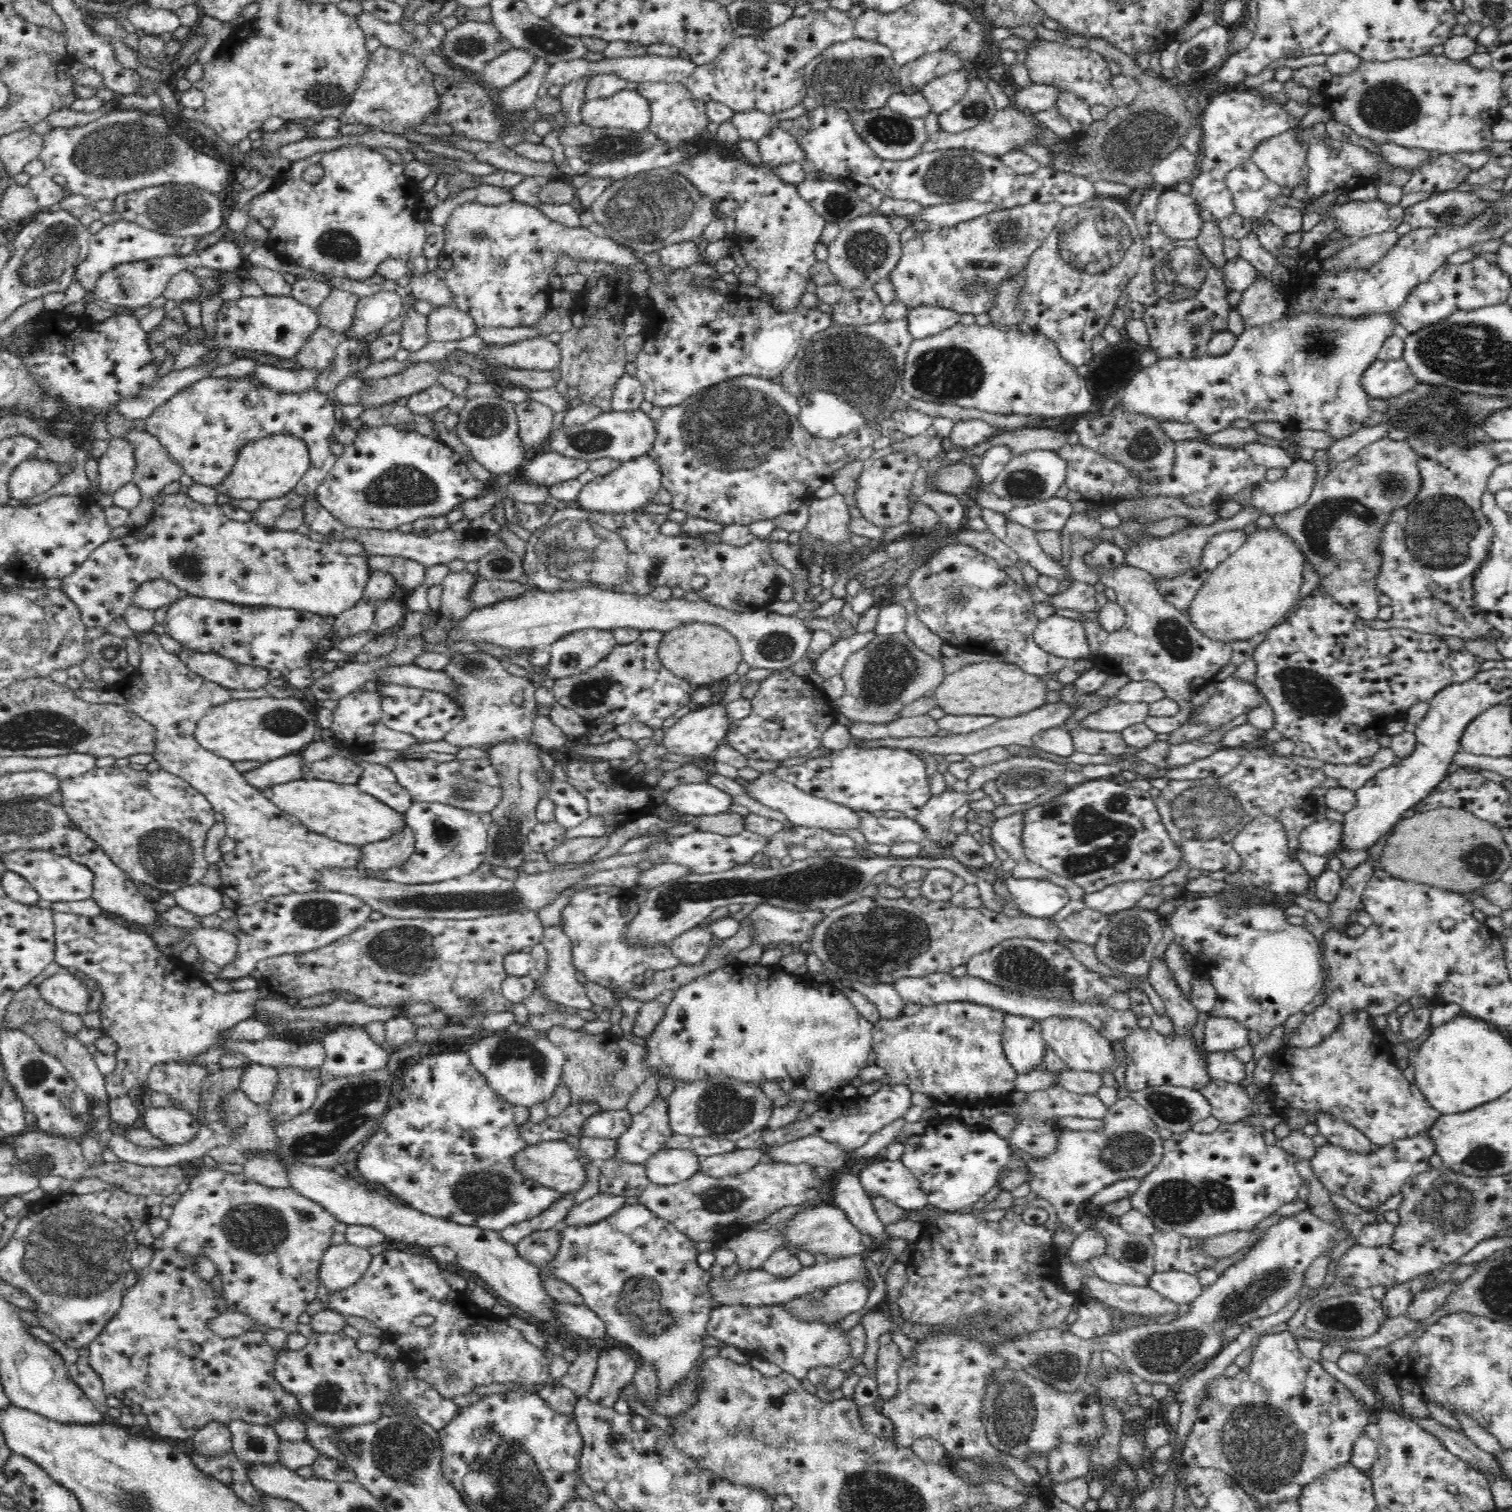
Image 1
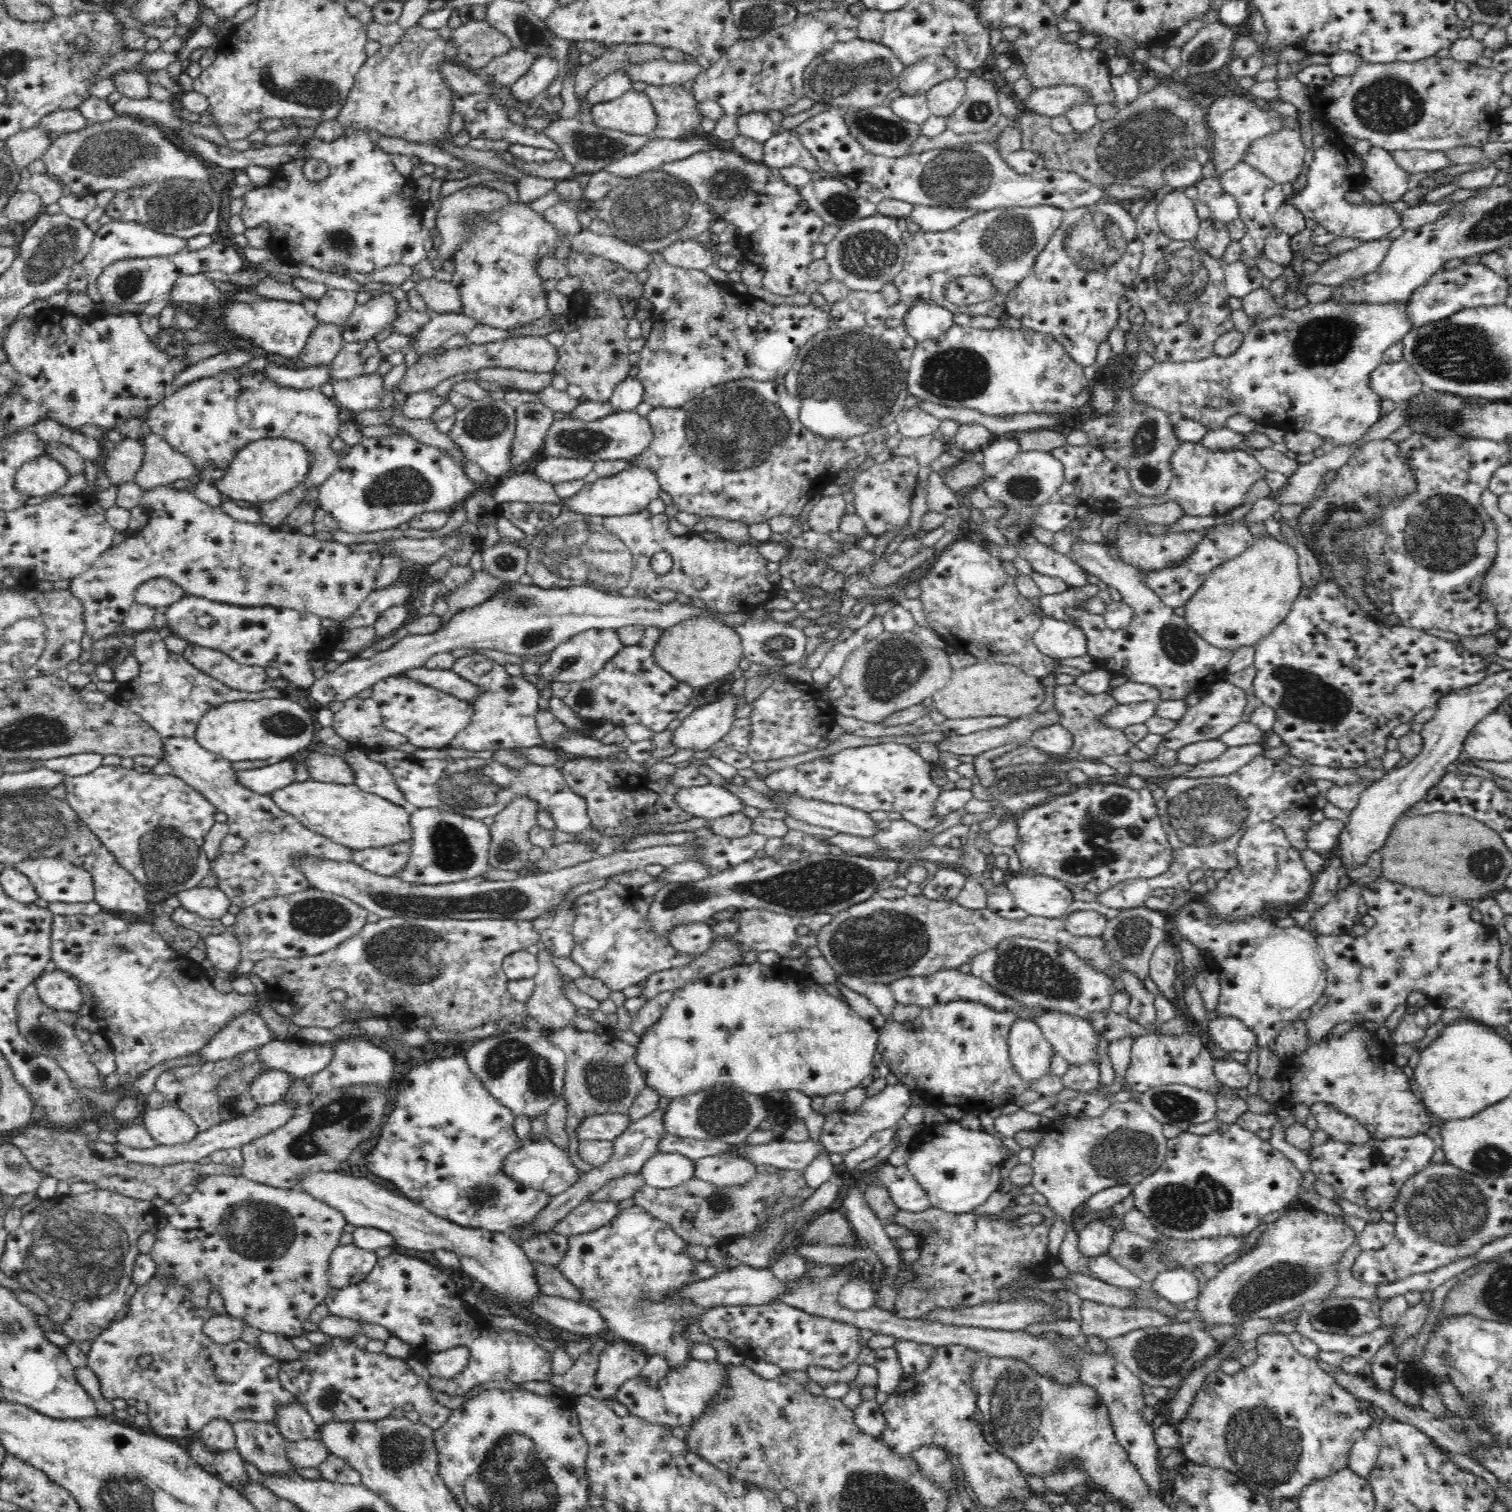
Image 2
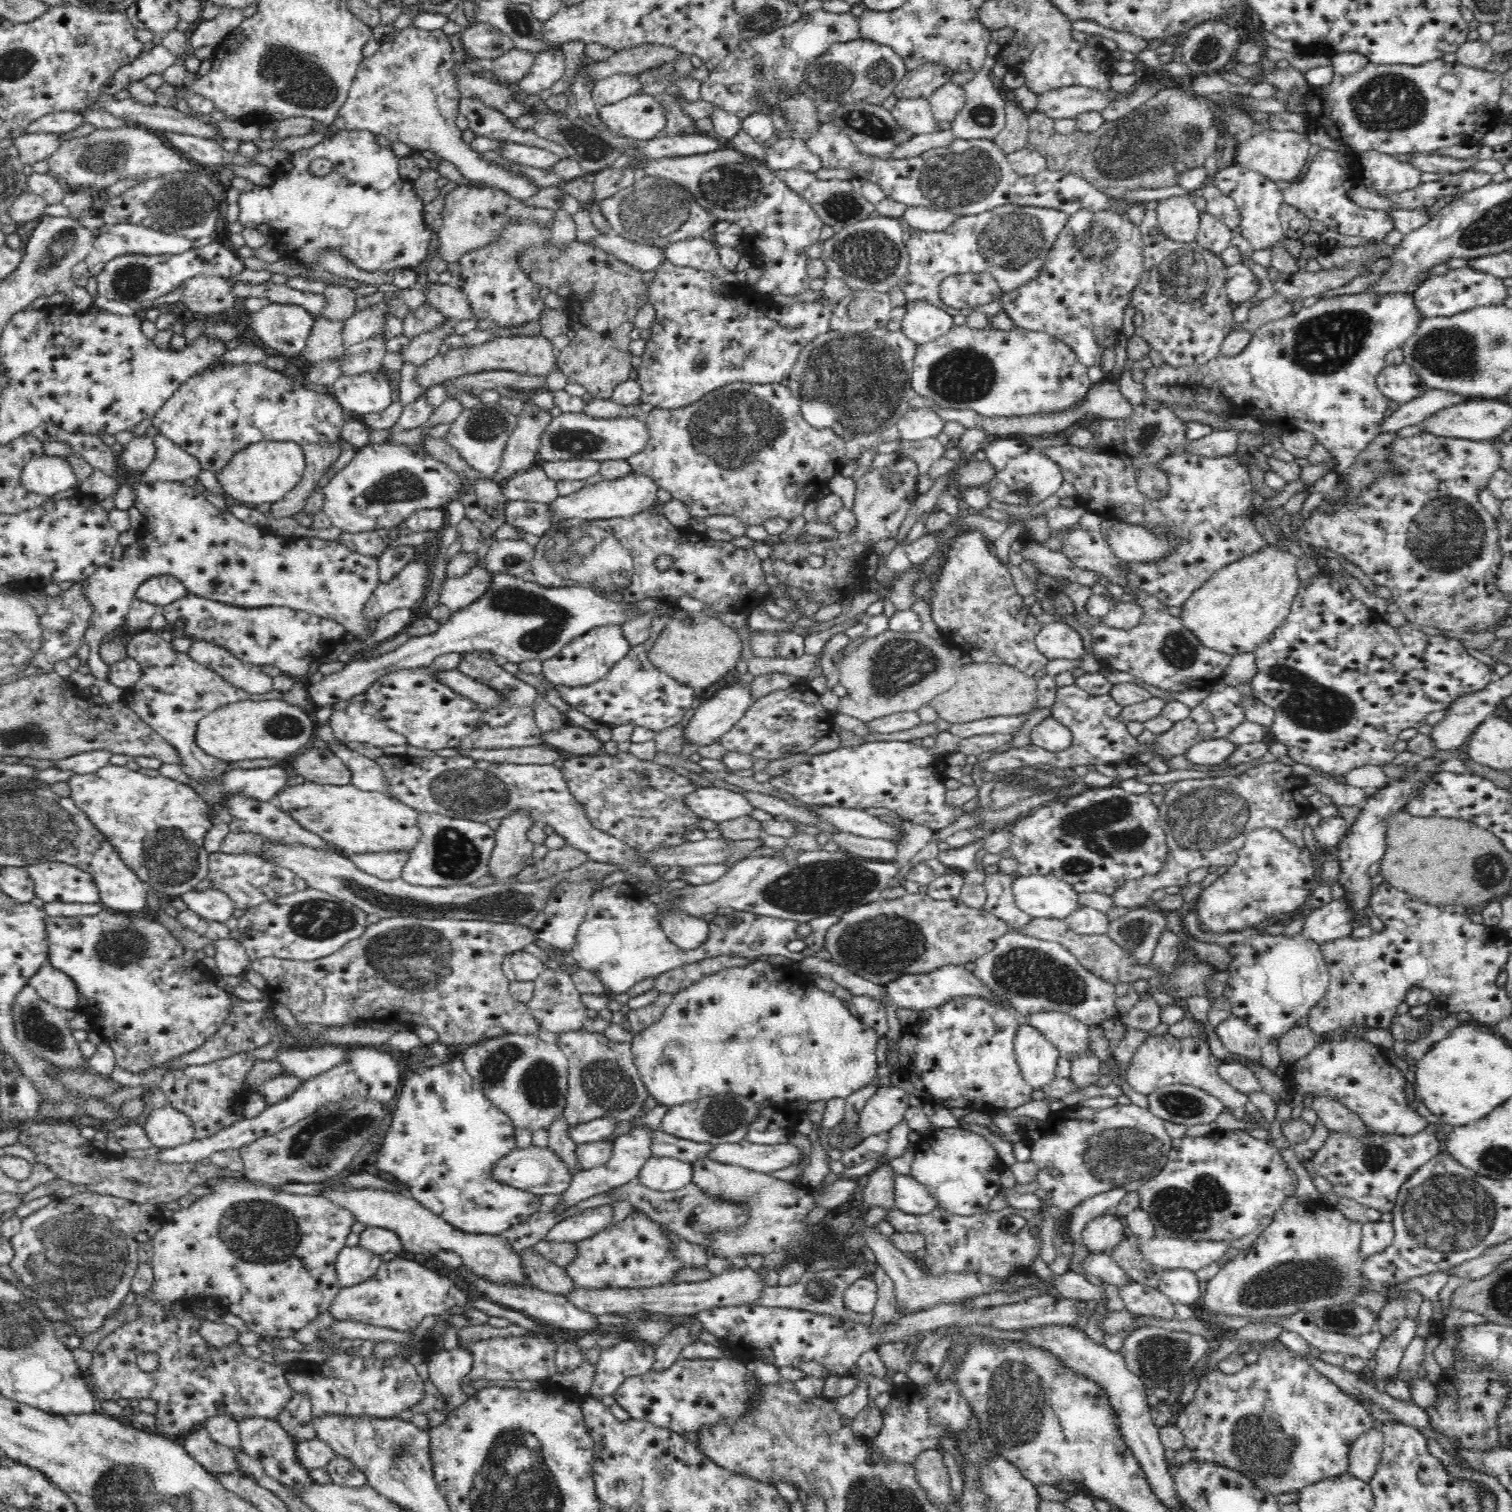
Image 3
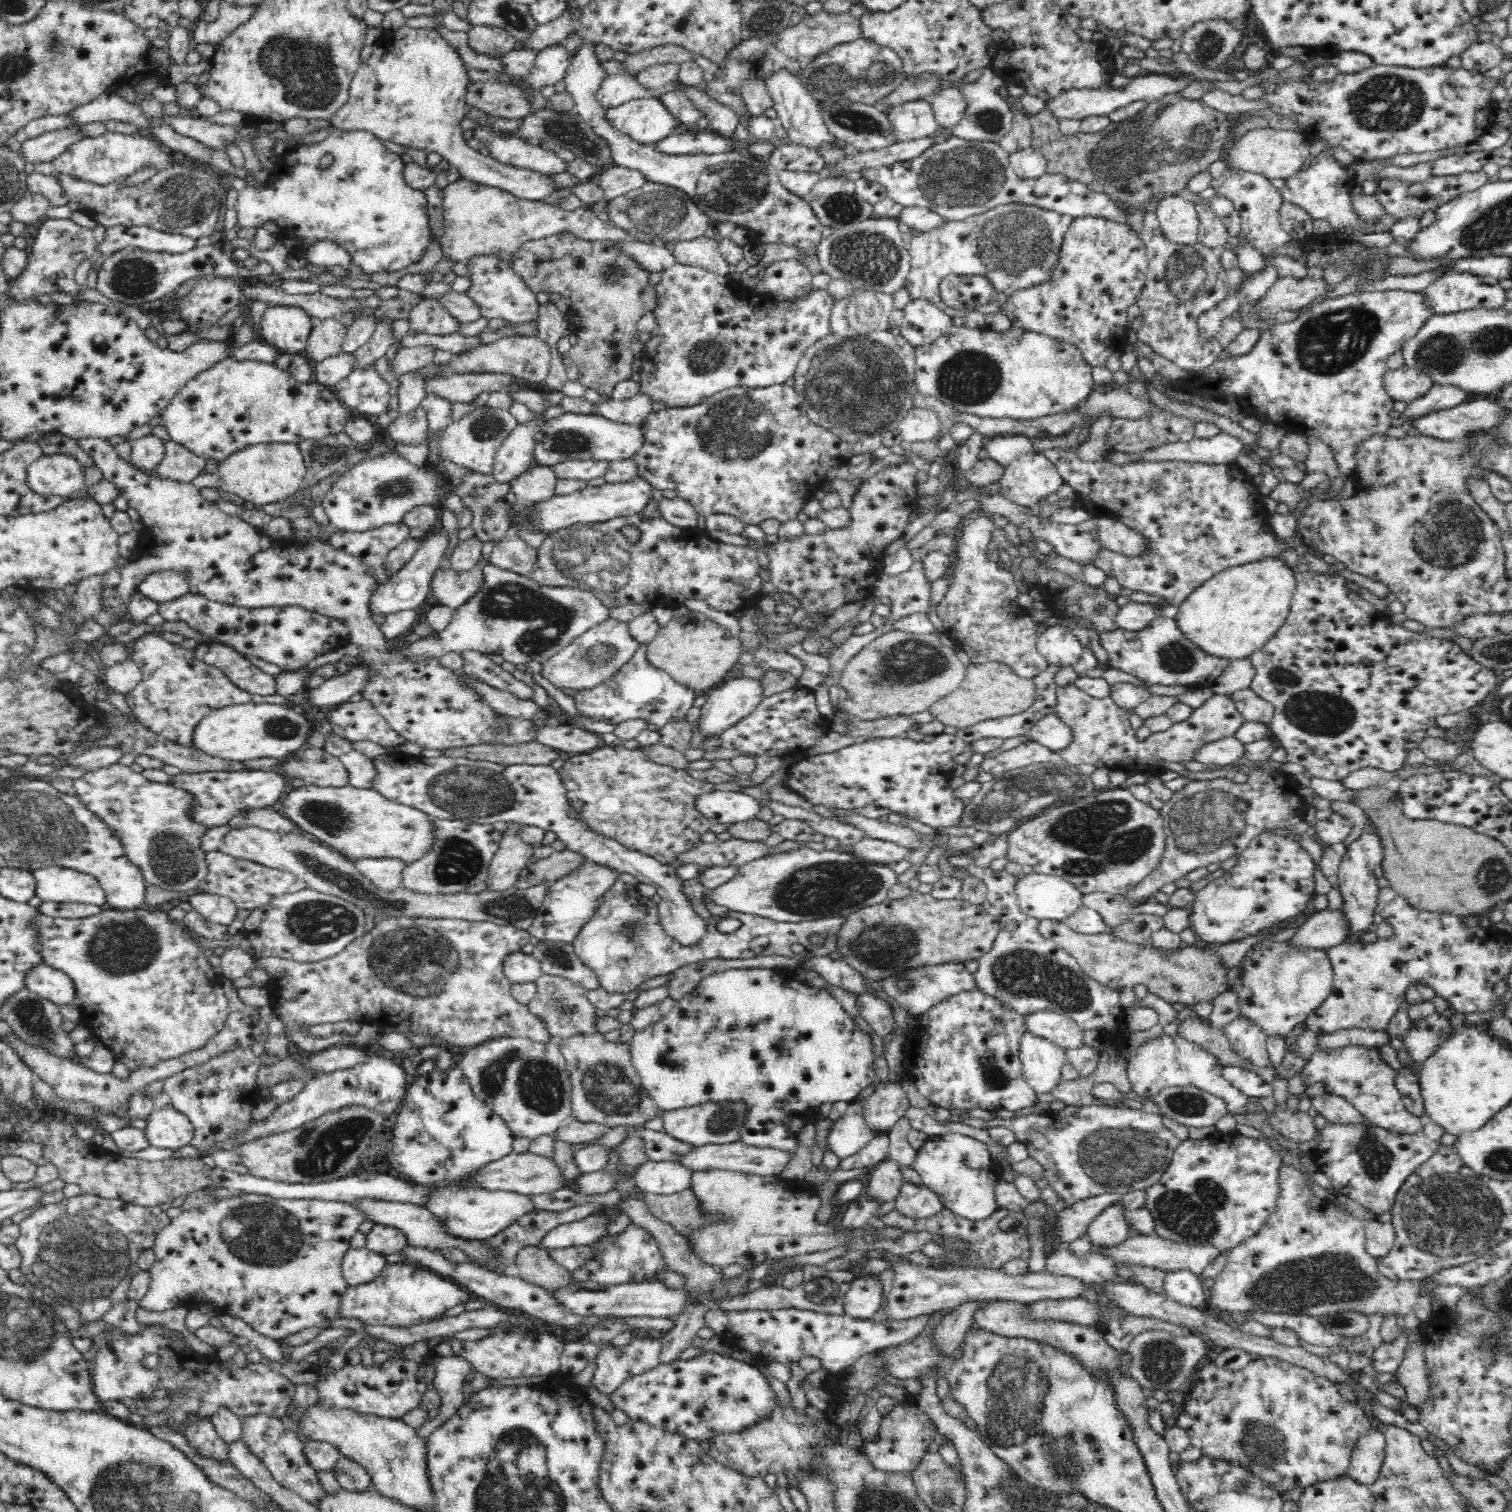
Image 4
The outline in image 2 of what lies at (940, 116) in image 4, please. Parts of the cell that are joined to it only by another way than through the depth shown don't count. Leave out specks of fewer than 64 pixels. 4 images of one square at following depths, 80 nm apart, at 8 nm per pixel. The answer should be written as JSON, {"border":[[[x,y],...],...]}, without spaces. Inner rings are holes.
{"border":[[[956,77],[933,84],[926,94],[931,114],[943,117],[952,114],[962,104],[965,95],[966,83]]]}

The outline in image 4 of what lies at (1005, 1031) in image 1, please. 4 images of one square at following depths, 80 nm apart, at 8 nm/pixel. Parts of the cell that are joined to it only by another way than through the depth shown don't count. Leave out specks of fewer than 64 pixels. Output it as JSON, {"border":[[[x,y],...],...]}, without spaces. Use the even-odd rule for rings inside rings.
{"border":[[[1028,1030],[1024,1031],[1024,1034],[1020,1037],[1019,1048],[1026,1084],[1030,1085],[1036,1094],[1049,1093],[1061,1080],[1061,1071],[1066,1061],[1066,1052],[1061,1046],[1040,1037],[1040,1035],[1032,1034]]]}

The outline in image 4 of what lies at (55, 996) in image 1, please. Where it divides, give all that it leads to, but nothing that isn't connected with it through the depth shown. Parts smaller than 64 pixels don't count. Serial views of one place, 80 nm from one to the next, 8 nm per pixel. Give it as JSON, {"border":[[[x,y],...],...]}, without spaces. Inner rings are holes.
{"border":[[[40,964],[28,974],[25,987],[54,1004],[72,1004],[76,1001],[74,982],[67,974],[48,964]]]}

